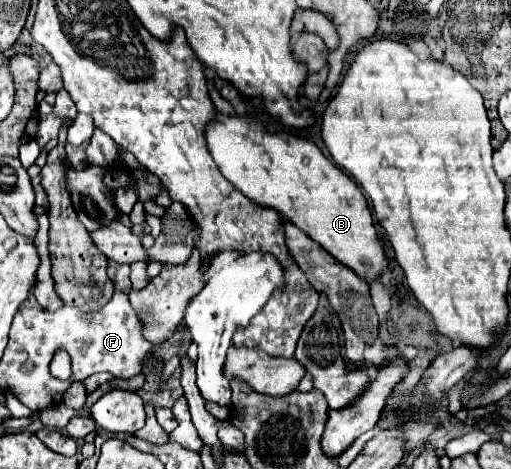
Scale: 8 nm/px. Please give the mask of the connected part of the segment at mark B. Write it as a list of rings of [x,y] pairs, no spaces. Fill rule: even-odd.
[[[219,112],[213,122],[209,122],[205,138],[221,174],[249,200],[283,214],[291,224],[301,228],[311,240],[325,248],[339,264],[353,270],[361,280],[371,284],[381,276],[381,272],[385,272],[389,260],[385,256],[383,244],[377,238],[373,216],[363,192],[343,170],[331,164],[331,160],[327,160],[313,142],[287,132],[269,132],[265,124],[251,116],[223,116]]]

